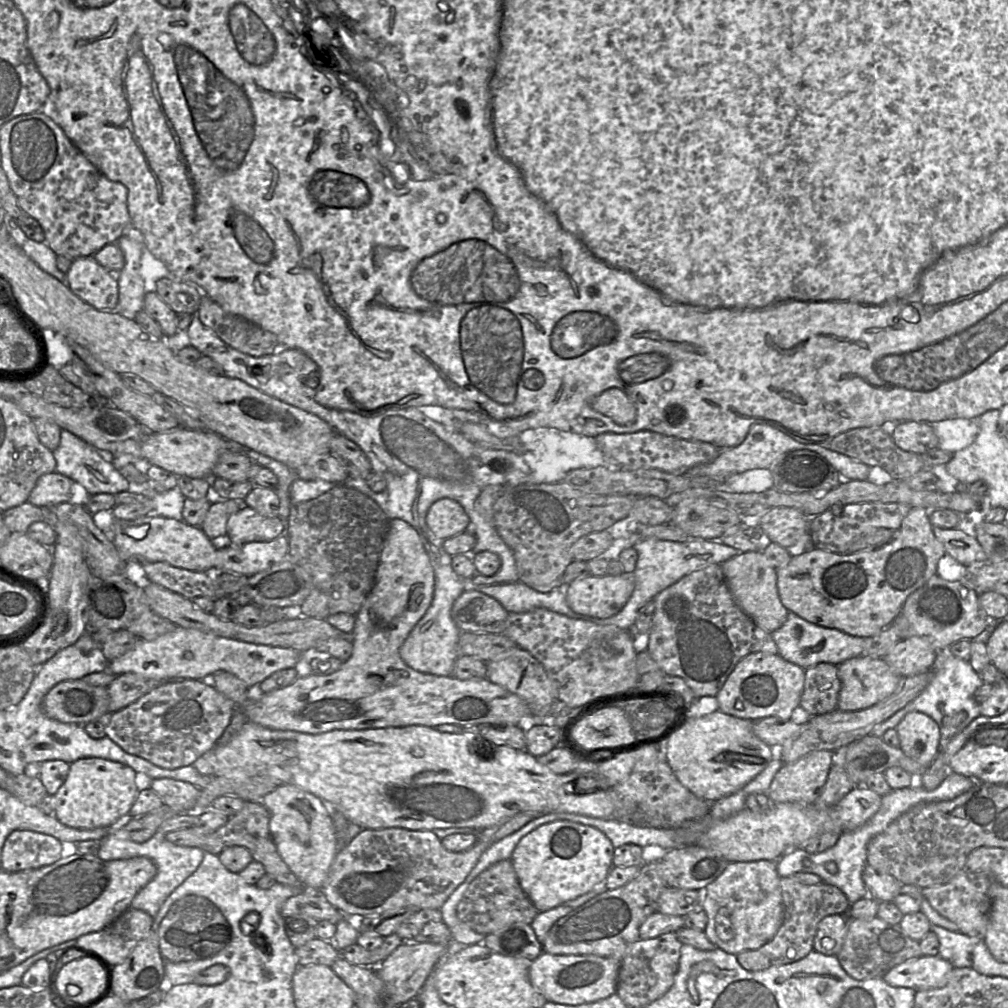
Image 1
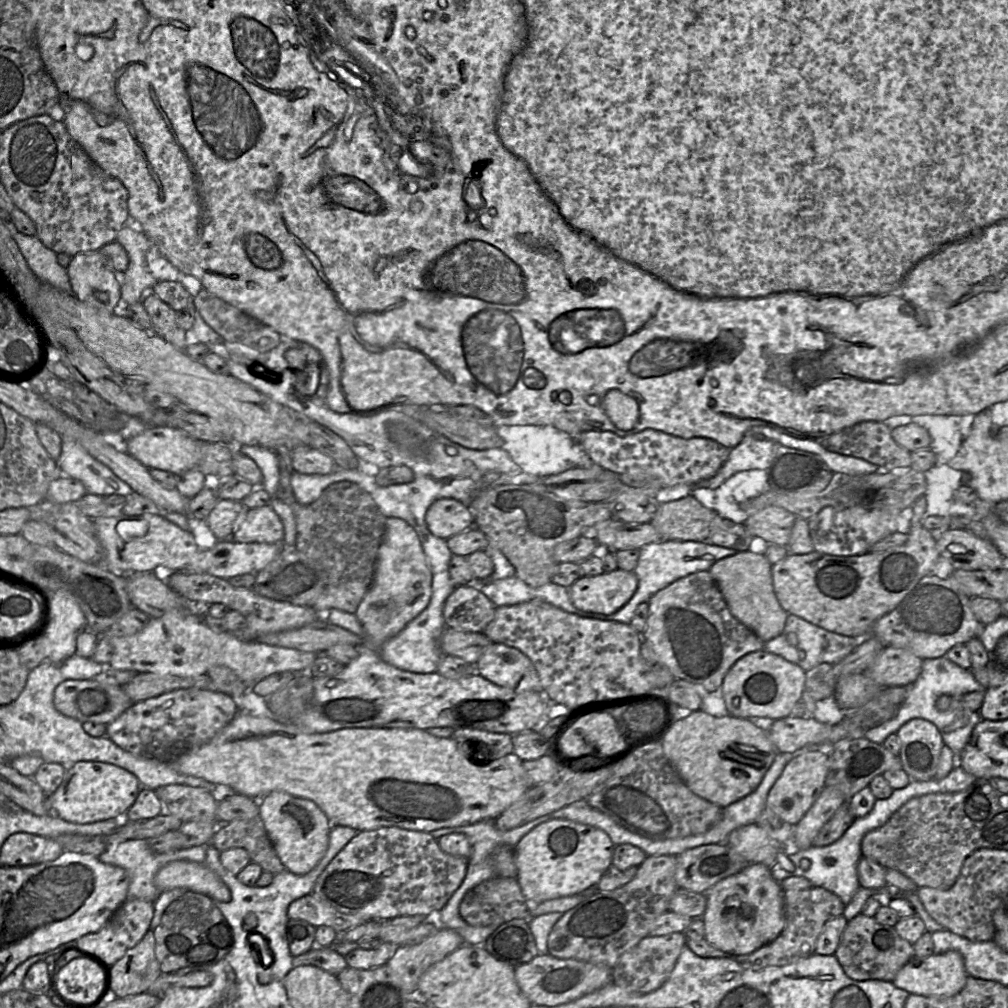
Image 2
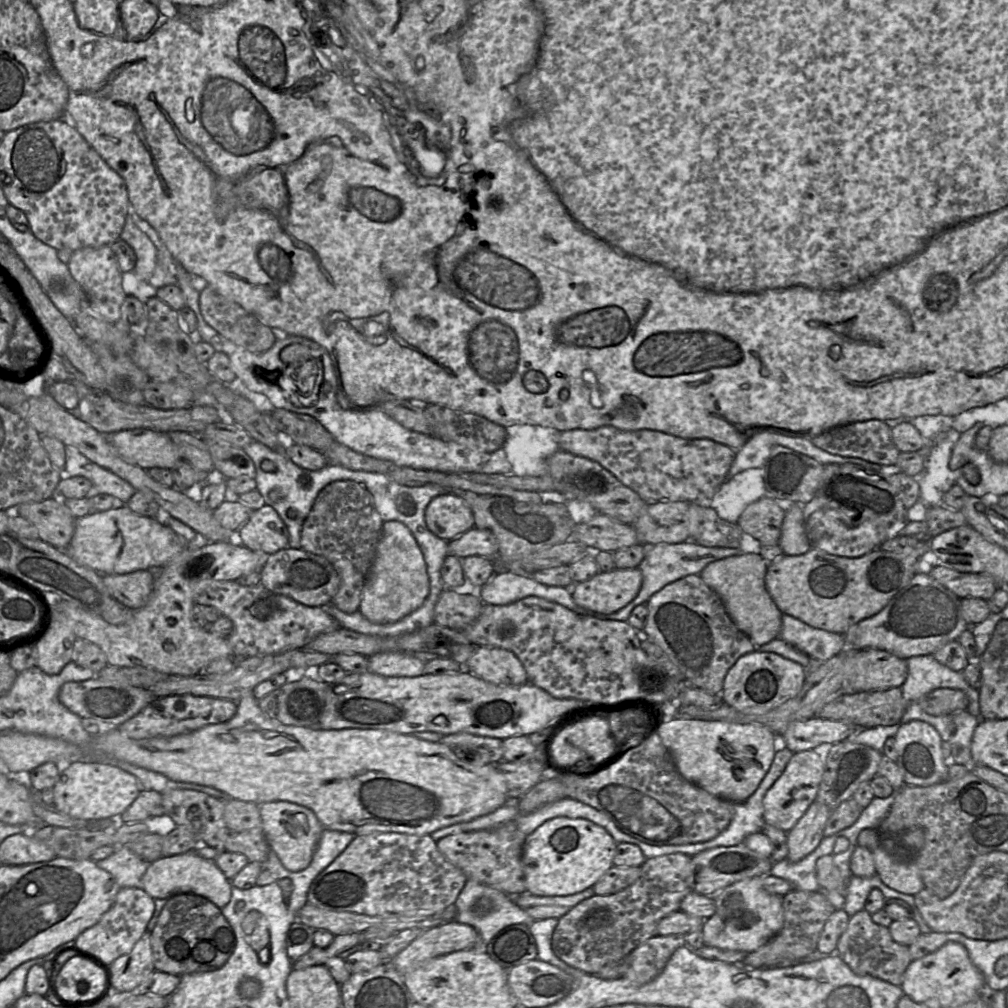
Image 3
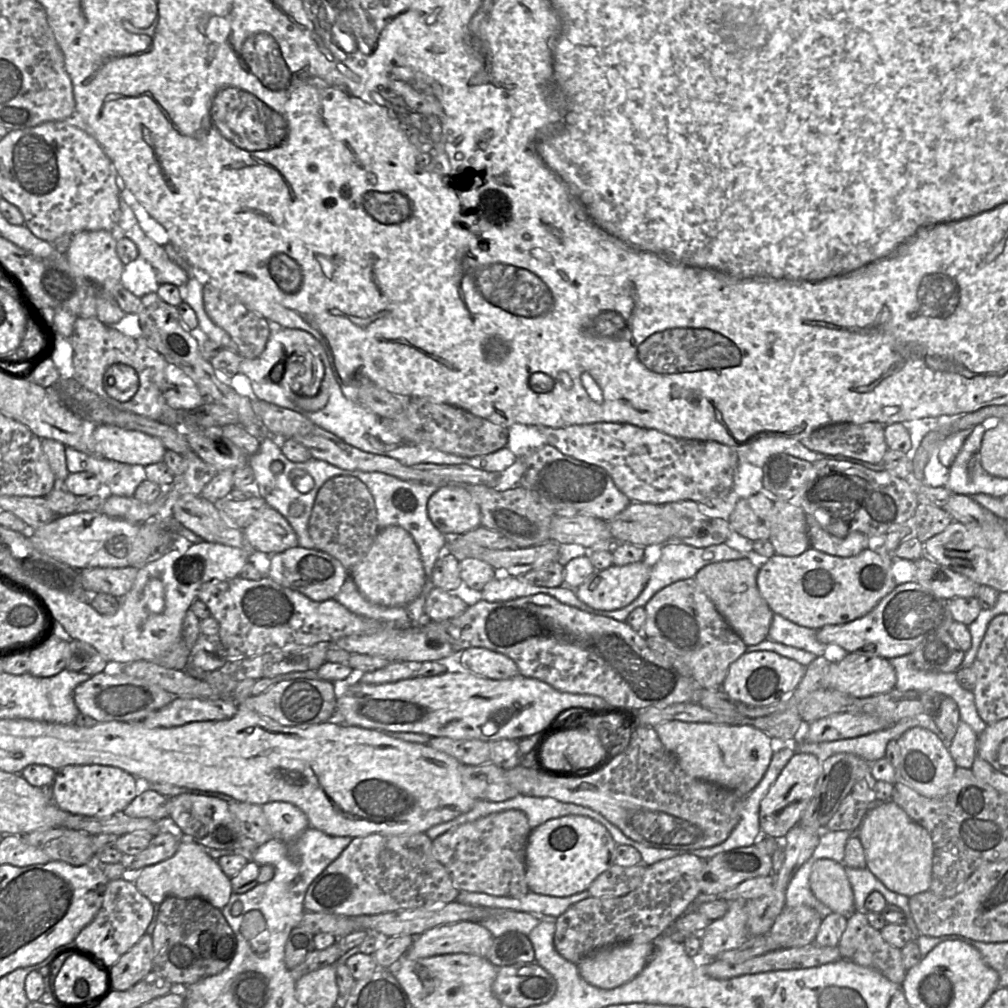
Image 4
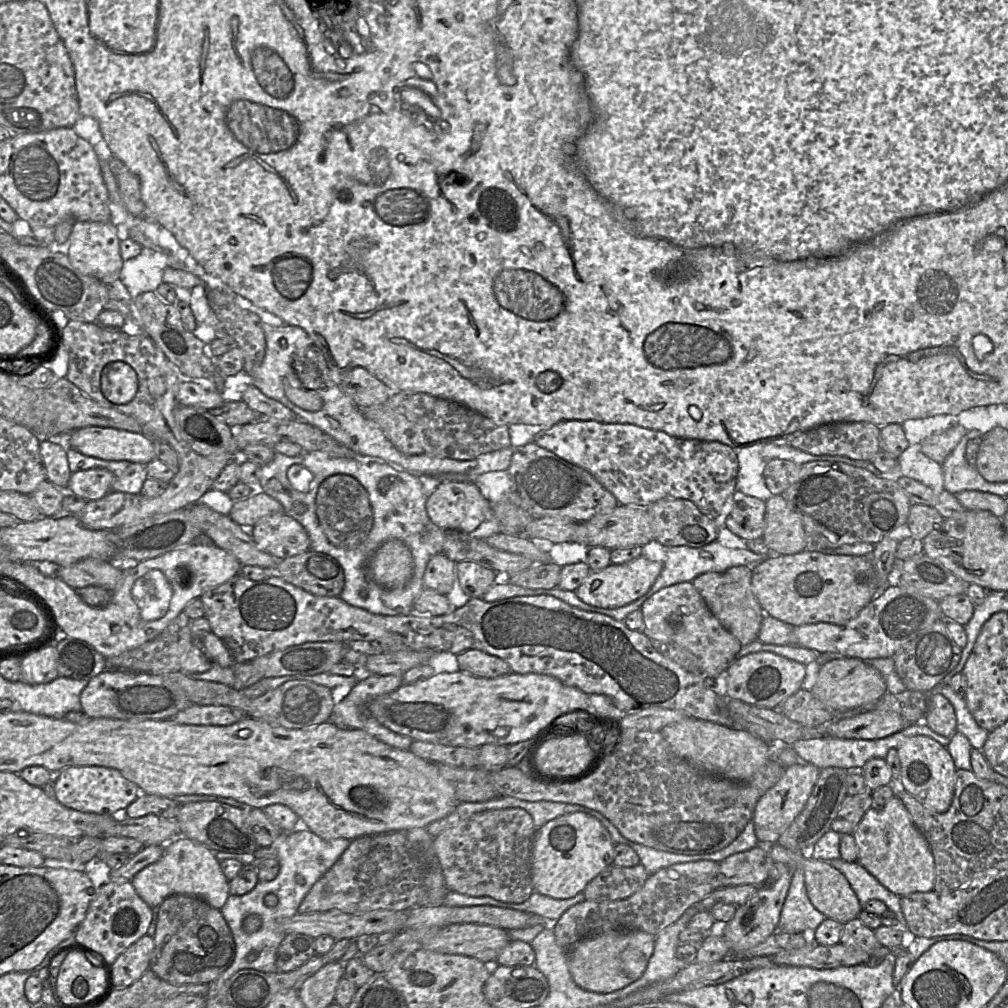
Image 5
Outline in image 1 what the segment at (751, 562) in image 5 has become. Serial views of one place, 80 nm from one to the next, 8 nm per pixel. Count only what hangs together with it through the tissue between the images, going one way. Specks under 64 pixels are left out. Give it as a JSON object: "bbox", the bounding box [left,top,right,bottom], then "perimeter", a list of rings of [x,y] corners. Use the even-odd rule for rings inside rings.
{"bbox":[587,538,740,629],"perimeter":[[[647,538],[638,541],[634,548],[638,553],[635,570],[632,574],[635,587],[624,607],[608,618],[587,620],[597,625],[614,625],[621,629],[633,629],[639,609],[648,601],[653,600],[661,591],[673,585],[684,576],[712,564],[722,564],[738,555],[740,551],[720,541],[689,539],[685,542]]]}

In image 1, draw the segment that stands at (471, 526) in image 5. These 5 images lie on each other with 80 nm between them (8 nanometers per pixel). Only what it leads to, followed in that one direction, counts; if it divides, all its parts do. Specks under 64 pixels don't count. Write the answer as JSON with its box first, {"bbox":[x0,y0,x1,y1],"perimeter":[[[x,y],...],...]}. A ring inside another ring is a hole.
{"bbox":[426,498,470,540],"perimeter":[[[441,498],[433,502],[428,509],[426,524],[435,537],[445,540],[468,531],[470,518],[457,501]]]}

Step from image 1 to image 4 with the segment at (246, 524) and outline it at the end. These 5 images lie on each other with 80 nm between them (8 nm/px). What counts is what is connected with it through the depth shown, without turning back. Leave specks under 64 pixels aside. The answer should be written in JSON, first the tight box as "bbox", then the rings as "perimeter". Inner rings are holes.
{"bbox":[243,505,298,555],"perimeter":[[[266,505],[243,528],[249,549],[259,555],[273,555],[298,546],[295,531],[276,509]]]}

